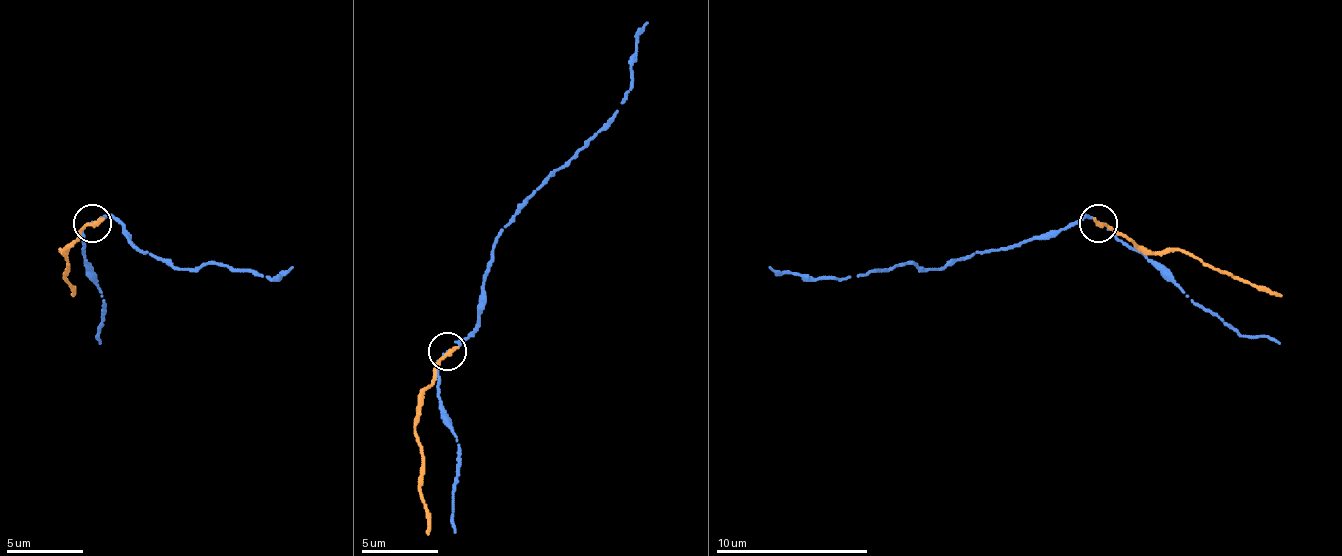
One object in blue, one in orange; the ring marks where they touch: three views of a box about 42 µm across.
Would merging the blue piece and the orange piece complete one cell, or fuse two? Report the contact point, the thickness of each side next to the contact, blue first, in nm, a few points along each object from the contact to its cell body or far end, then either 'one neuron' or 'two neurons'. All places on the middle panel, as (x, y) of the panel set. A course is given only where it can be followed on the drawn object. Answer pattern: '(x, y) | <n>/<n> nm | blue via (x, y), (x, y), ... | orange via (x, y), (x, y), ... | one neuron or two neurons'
(447, 351) | 130/360 nm | blue via (448, 352), (475, 329), (498, 234), (624, 100), (631, 54), (647, 23) | orange via (448, 352), (436, 379), (421, 394), (414, 425), (429, 535) | two neurons

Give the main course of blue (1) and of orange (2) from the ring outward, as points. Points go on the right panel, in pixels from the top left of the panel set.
1: (1099, 222), (1076, 222), (942, 268), (897, 264), (847, 279), (801, 279), (770, 268)
2: (1099, 222), (1126, 234), (1141, 249), (1172, 249), (1282, 295)

